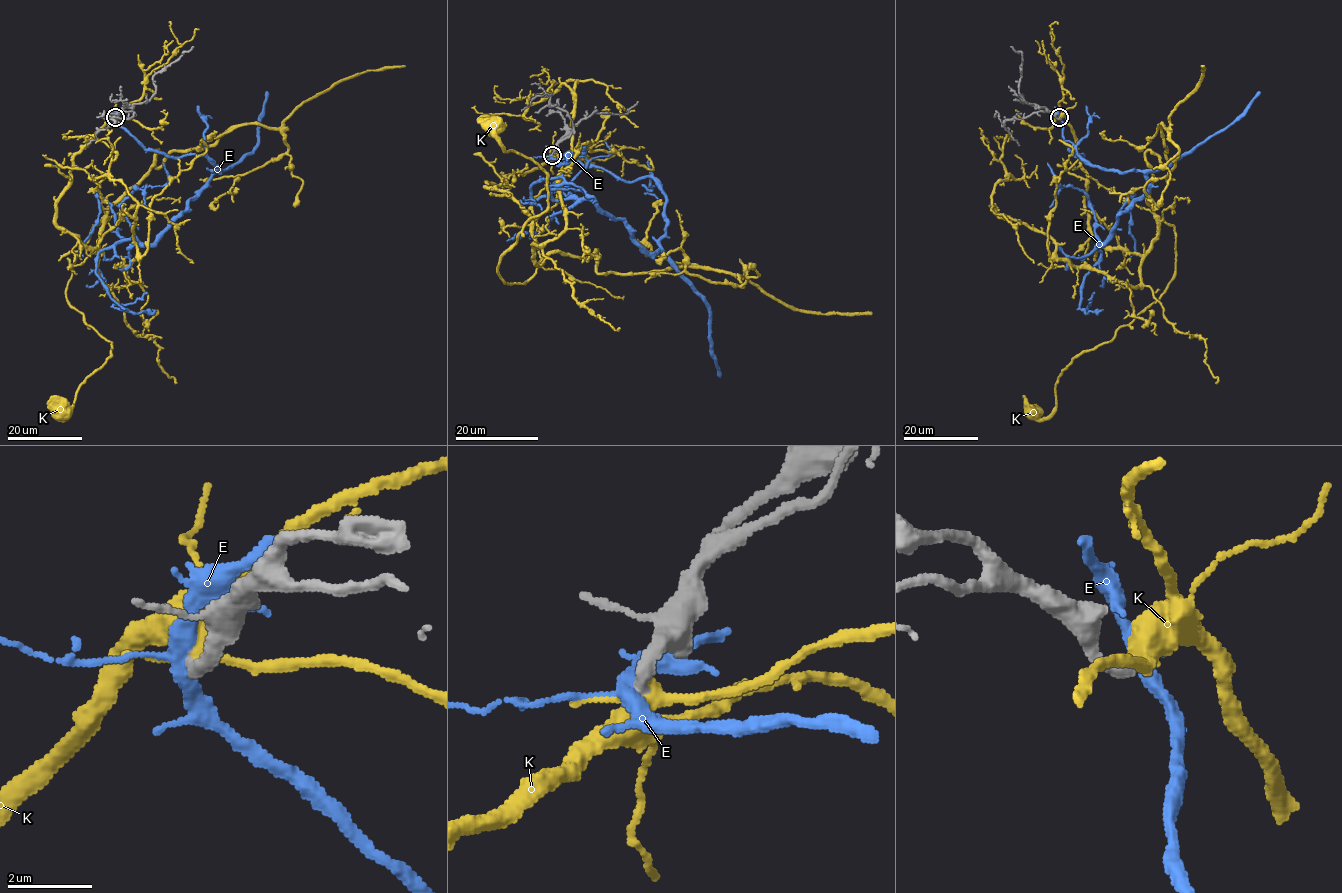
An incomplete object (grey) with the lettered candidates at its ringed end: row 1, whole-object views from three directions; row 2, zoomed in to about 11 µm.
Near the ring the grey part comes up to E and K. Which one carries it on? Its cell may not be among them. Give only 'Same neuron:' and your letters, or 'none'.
Same neuron: K

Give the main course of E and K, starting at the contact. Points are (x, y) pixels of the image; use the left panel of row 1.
E: (114, 118), (146, 149), (218, 167), (152, 244), (98, 253), (96, 273), (126, 309), (114, 308), (146, 292)
K: (115, 118), (74, 156), (56, 205), (55, 223), (98, 254), (102, 218), (66, 290), (112, 343), (61, 411)

